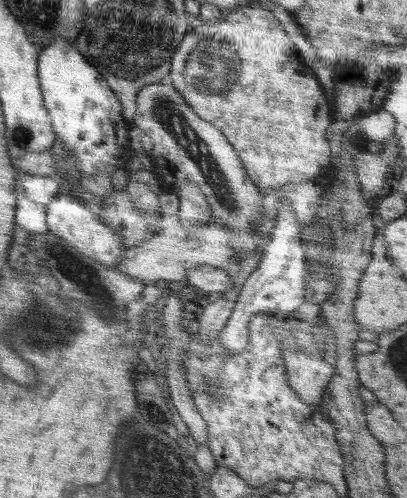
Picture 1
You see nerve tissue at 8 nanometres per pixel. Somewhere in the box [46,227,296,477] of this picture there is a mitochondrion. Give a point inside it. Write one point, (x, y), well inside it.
(221, 391)

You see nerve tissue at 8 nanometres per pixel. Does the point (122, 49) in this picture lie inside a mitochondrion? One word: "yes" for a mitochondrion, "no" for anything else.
yes

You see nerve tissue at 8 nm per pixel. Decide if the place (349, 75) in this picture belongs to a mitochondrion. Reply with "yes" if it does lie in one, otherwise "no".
no

